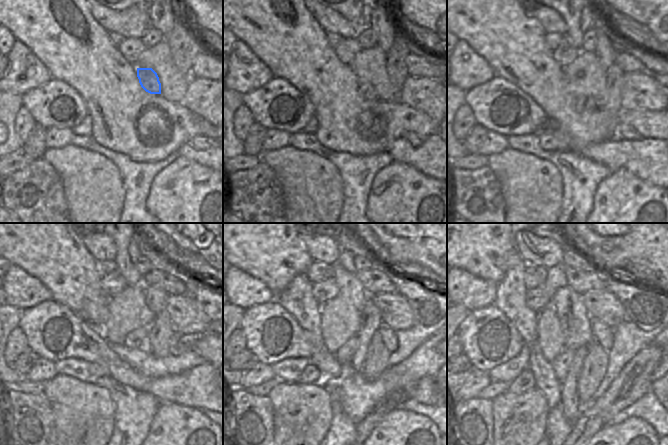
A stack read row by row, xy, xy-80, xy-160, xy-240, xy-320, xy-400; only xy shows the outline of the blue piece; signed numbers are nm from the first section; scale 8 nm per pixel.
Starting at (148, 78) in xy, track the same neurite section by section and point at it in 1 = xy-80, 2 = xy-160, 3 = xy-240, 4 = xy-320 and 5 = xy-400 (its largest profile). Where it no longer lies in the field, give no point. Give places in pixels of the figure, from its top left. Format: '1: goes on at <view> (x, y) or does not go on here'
1: goes on at xy-80 (366, 90)
2: goes on at xy-160 (583, 103)
3: goes on at xy-240 (138, 338)
4: goes on at xy-320 (344, 355)
5: goes on at xy-400 (561, 364)

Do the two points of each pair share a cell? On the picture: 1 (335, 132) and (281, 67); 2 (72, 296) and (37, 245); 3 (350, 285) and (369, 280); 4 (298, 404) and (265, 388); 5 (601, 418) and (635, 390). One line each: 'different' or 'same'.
1: same
2: same
3: different
4: different
5: same

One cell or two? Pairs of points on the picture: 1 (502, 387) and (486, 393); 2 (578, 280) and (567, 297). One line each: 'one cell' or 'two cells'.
1: one cell
2: two cells

